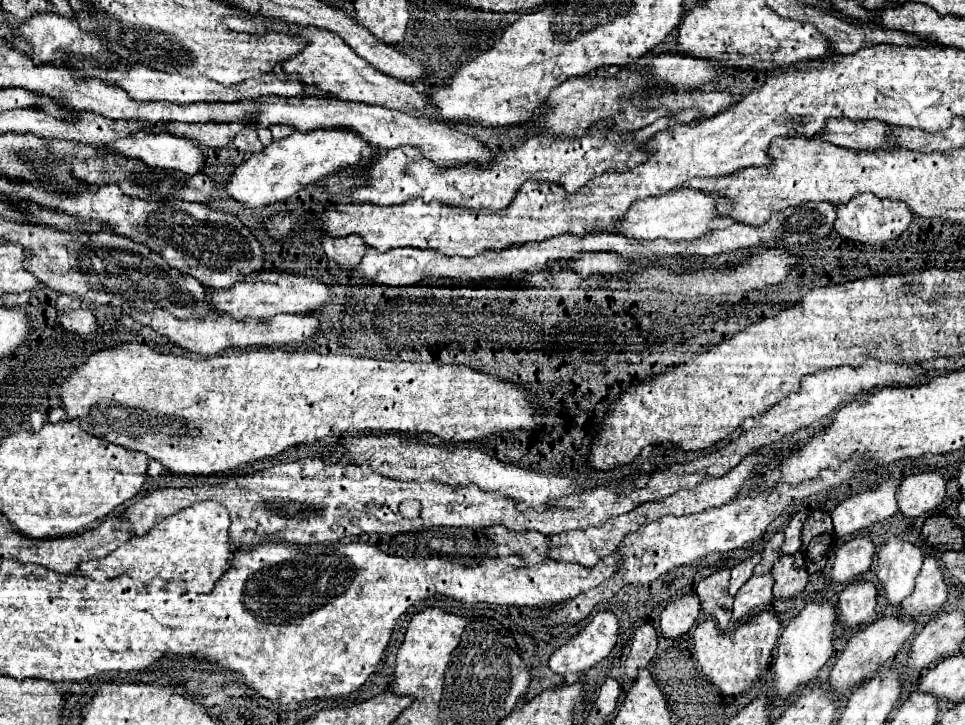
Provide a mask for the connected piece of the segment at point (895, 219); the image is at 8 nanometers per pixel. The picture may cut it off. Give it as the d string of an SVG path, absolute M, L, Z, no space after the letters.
M860 194L852 198L848 204L838 206L838 218L836 218L836 232L846 240L856 240L864 244L886 244L892 238L900 236L910 224L912 224L912 210L908 204L892 202L892 200L878 200L872 194Z

